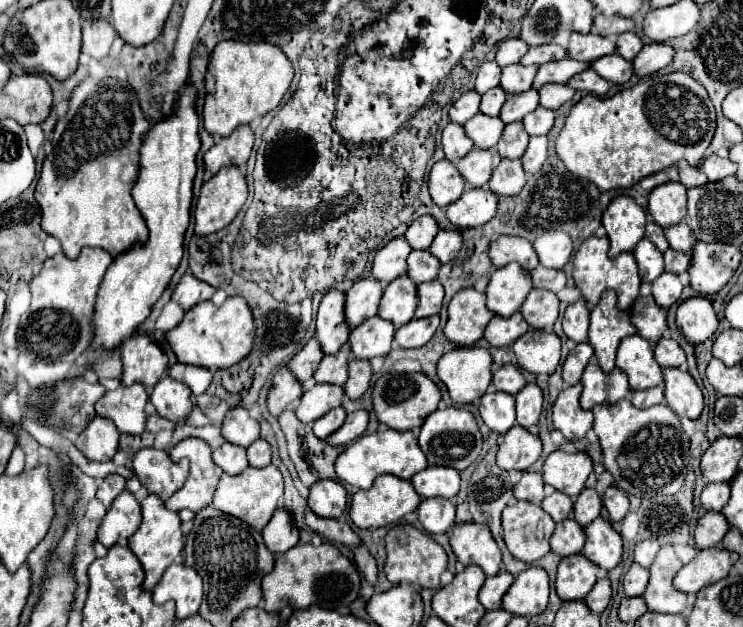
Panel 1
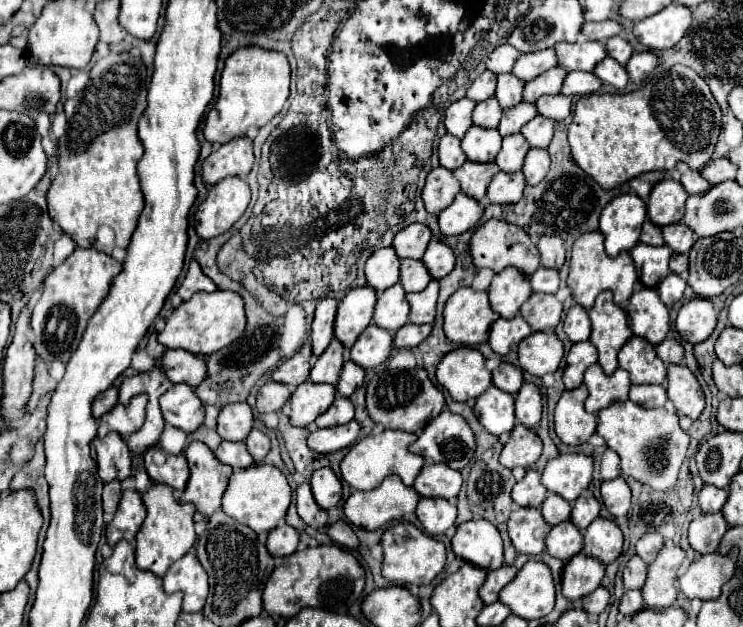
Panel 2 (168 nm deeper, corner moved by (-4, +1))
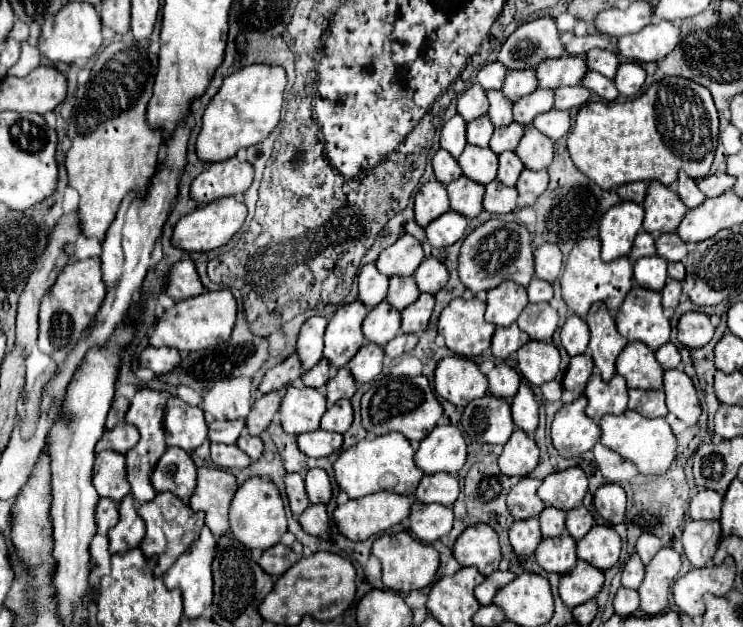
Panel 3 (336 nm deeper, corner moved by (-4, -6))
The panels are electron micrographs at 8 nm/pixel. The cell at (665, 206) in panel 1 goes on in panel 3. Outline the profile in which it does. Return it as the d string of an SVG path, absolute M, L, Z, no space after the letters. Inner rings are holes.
M651 181L645 193L643 209L645 209L643 229L651 235L677 231L683 215L687 213L687 207L681 203L675 191L657 181Z

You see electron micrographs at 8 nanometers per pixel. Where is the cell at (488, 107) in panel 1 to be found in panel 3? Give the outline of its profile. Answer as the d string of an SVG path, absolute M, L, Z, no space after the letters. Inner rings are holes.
M485 115L467 125L467 143L469 145L487 147L491 135L493 135L493 125L489 123L489 119L485 119Z

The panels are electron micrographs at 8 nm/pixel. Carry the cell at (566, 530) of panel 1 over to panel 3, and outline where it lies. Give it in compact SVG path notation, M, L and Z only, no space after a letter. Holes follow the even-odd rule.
M569 533L543 539L535 551L535 559L539 567L543 567L547 573L567 573L575 567L577 555L575 555L575 539Z

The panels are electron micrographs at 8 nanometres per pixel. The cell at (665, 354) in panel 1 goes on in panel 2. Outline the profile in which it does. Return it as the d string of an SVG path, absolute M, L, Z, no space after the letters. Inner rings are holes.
M665 338L657 346L657 356L665 364L683 364L683 346L675 338Z

